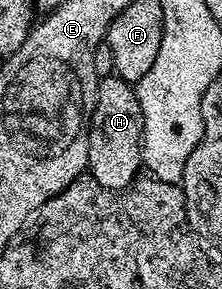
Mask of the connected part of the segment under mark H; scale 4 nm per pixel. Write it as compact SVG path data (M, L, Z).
M115 73L101 78L96 84L94 113L88 126L87 174L111 191L125 191L136 182L142 171L142 145L144 122L142 105L136 96L135 86L119 79Z

